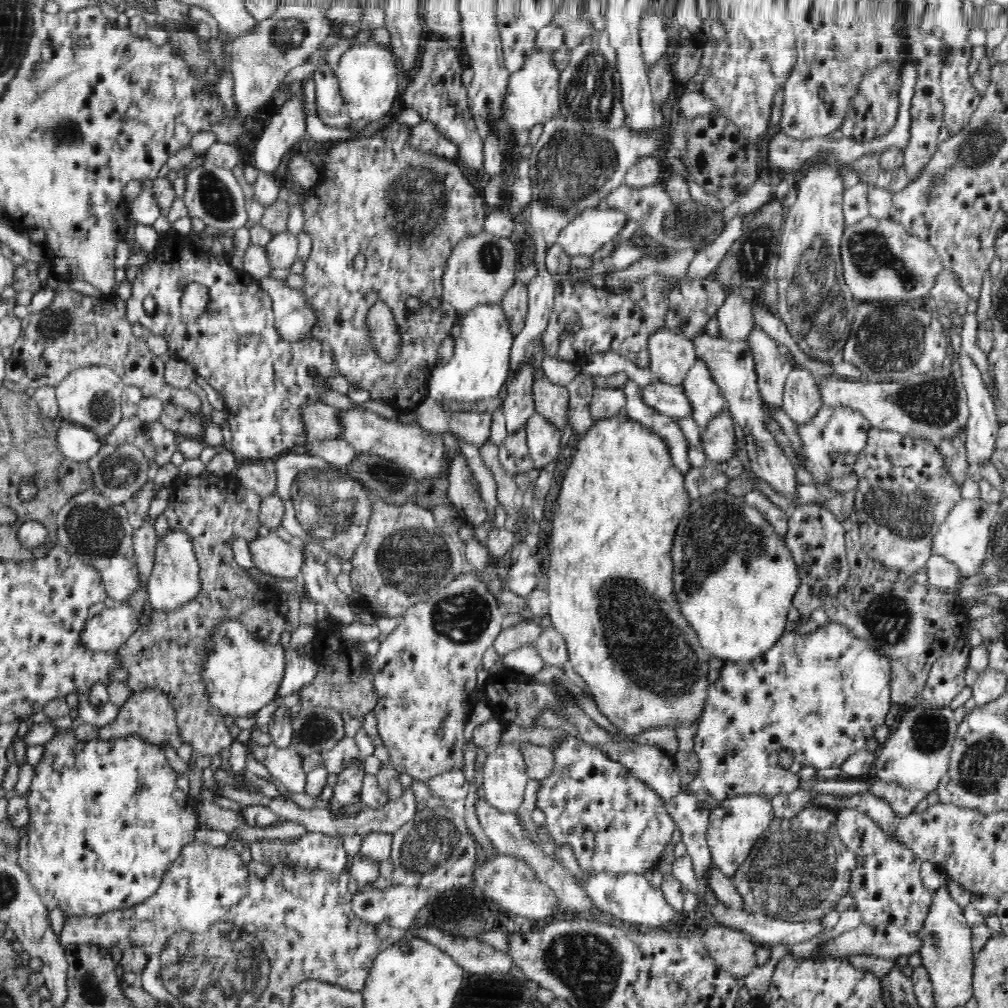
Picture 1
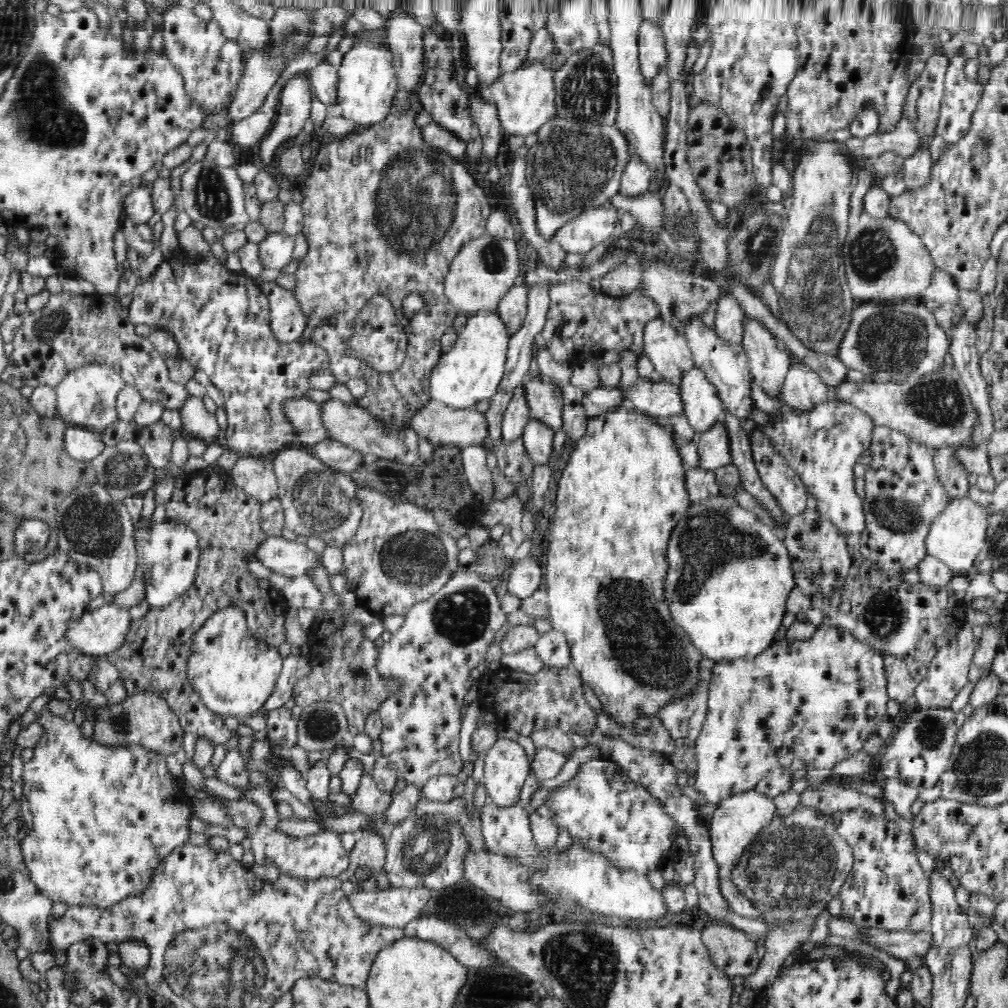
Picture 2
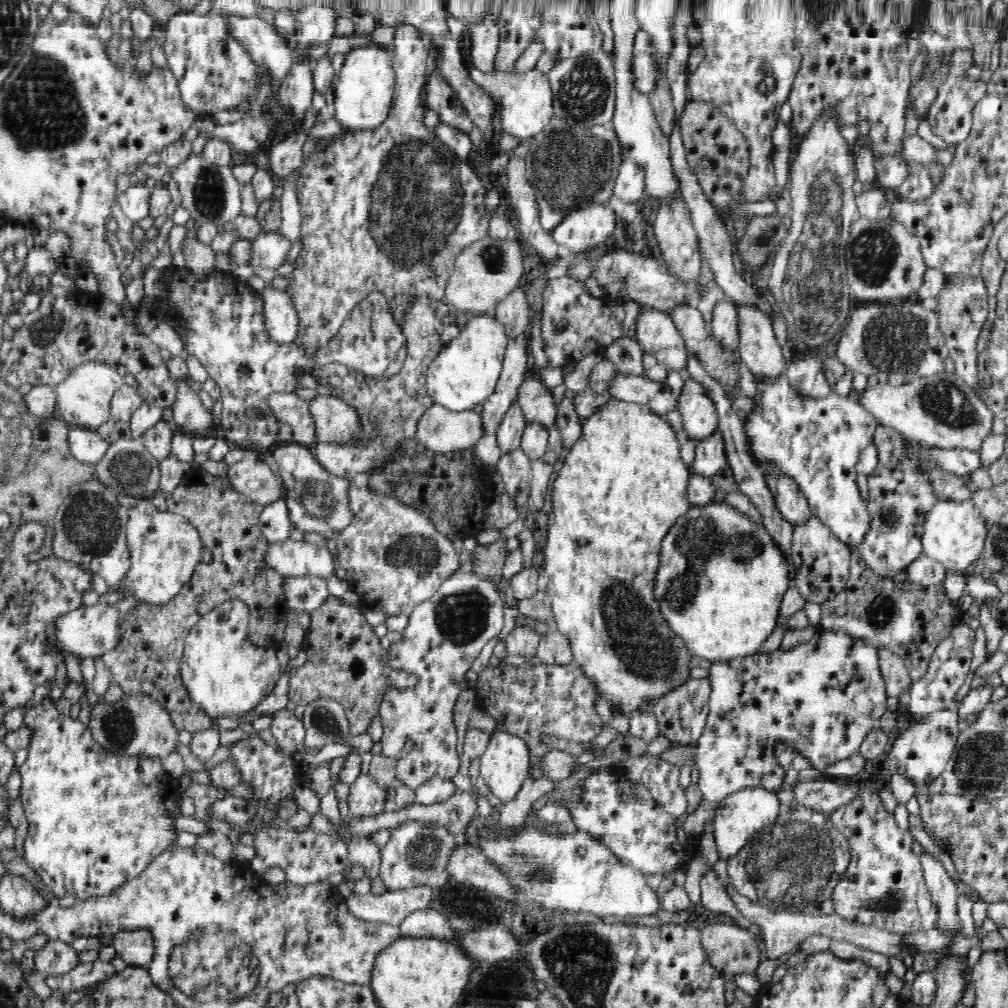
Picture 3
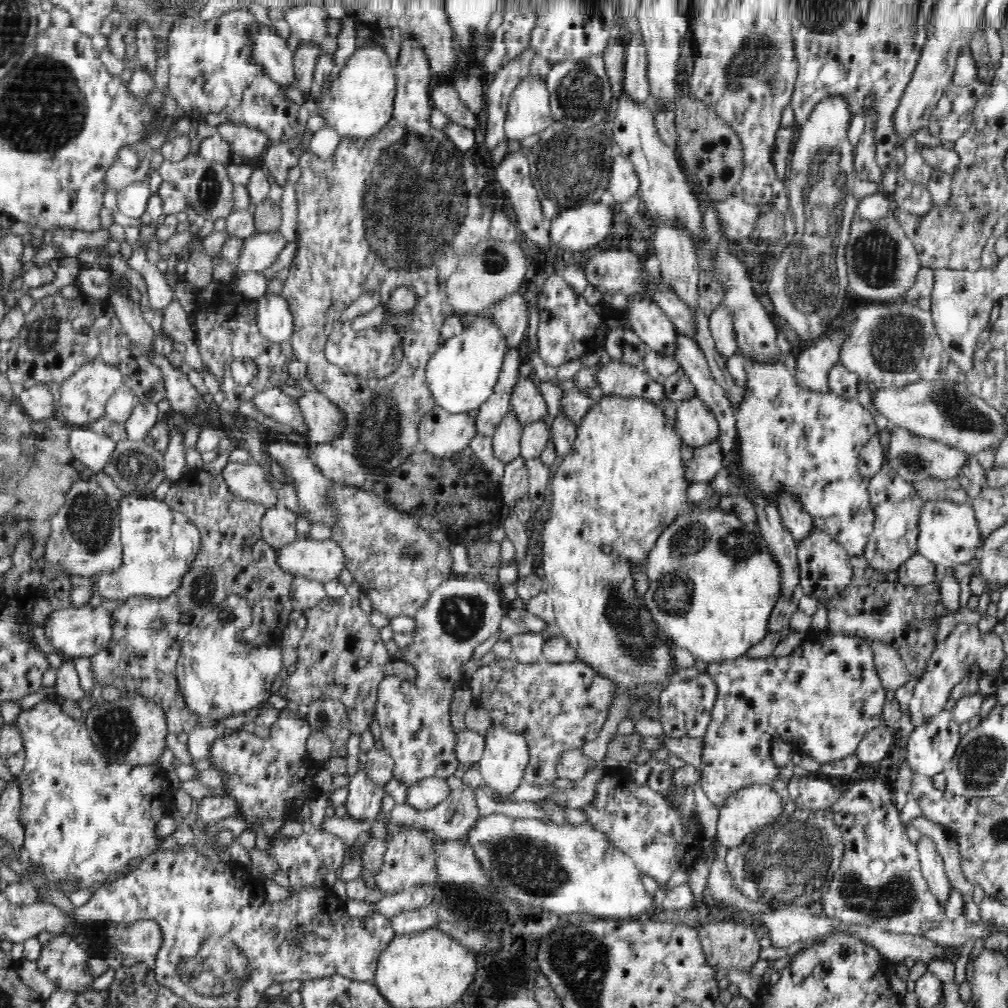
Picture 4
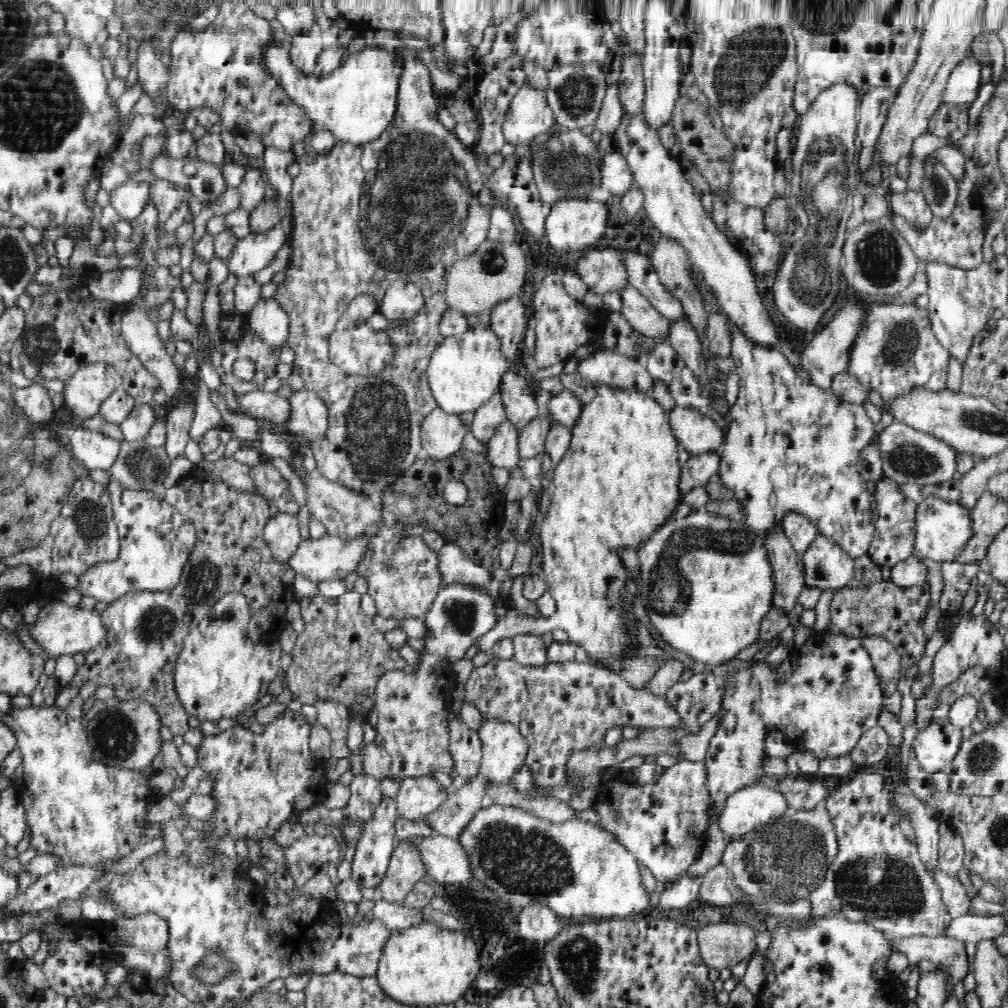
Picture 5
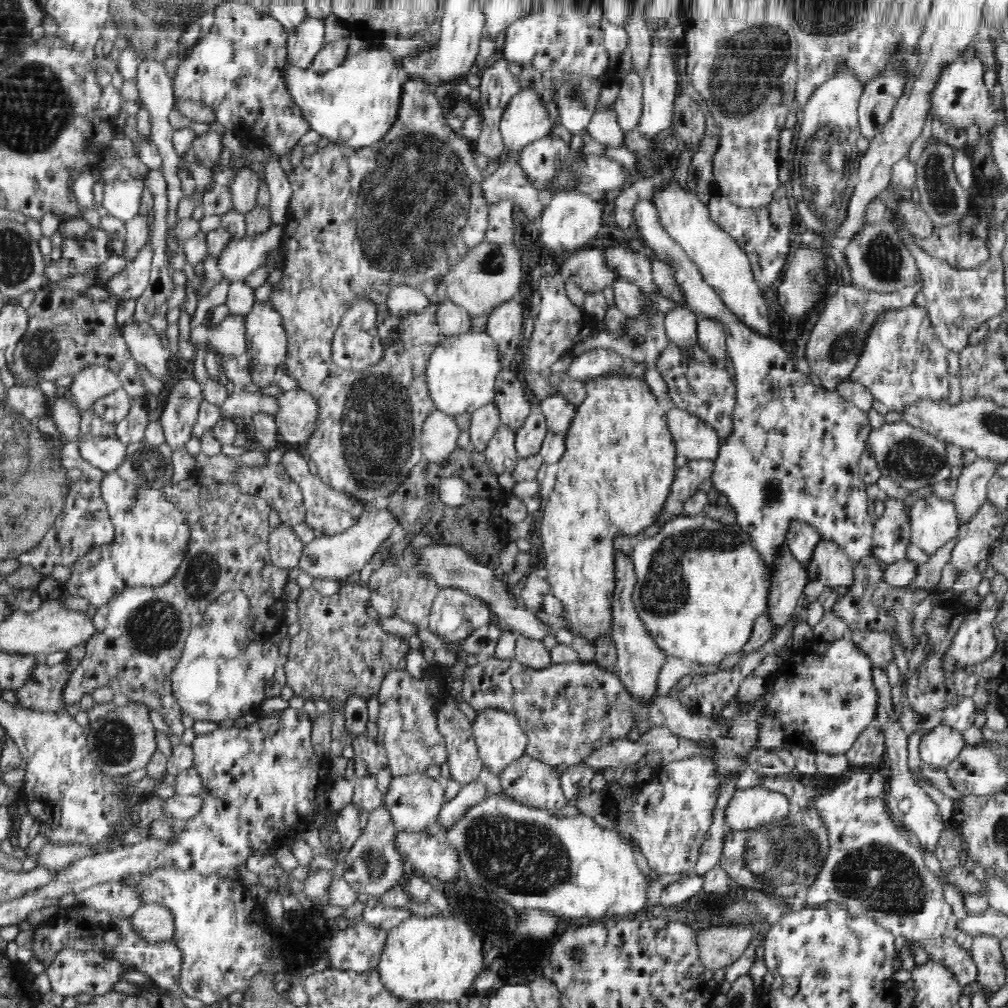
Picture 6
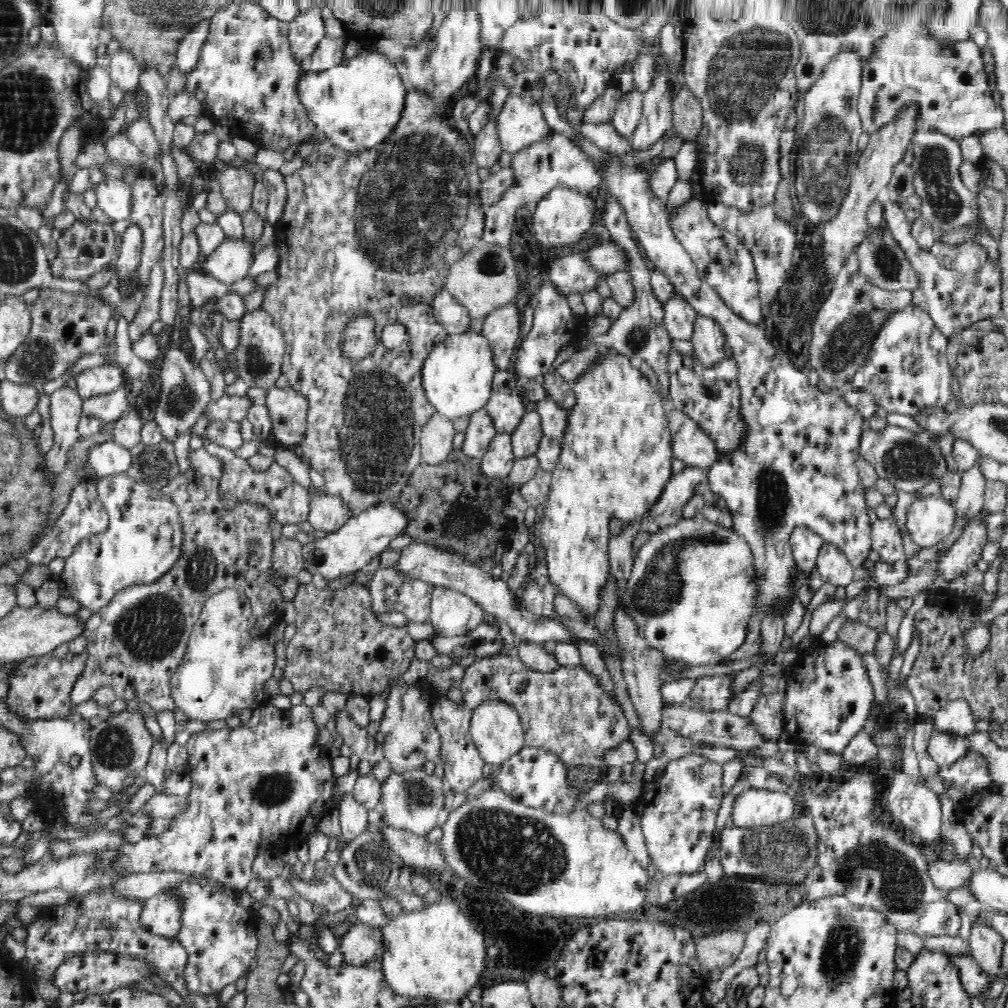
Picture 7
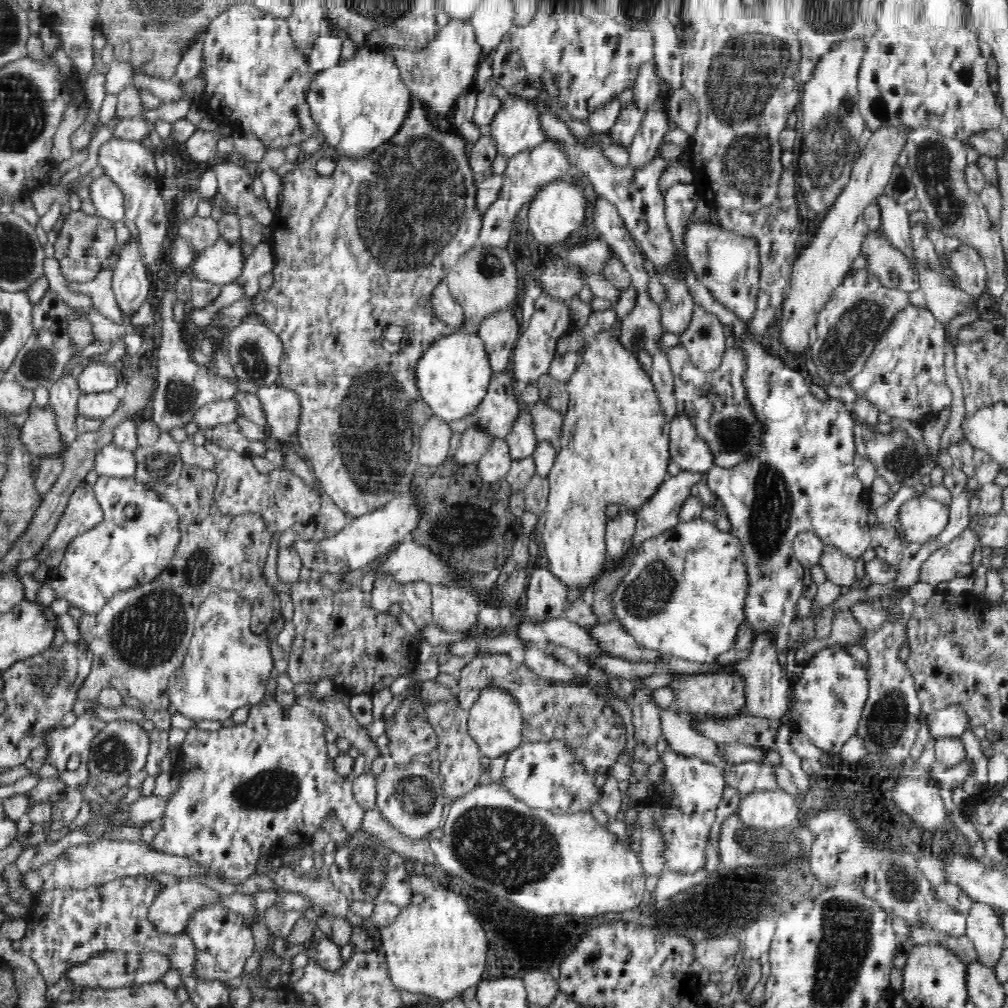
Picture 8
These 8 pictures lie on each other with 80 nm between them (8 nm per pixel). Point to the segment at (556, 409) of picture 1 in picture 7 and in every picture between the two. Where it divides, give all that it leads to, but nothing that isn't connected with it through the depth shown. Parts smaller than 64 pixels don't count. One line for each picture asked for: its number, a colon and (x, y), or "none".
2: (544, 400)
3: (534, 399)
4: (526, 402)
5: (520, 407)
6: (510, 402)
7: (504, 406)

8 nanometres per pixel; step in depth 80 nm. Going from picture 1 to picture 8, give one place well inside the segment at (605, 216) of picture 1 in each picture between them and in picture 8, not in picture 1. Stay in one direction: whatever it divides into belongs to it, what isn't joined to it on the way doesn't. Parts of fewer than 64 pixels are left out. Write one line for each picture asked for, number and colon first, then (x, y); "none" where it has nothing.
2: (594, 226)
3: (585, 227)
4: (580, 226)
5: (573, 222)
6: (570, 219)
7: (563, 214)
8: (557, 208)

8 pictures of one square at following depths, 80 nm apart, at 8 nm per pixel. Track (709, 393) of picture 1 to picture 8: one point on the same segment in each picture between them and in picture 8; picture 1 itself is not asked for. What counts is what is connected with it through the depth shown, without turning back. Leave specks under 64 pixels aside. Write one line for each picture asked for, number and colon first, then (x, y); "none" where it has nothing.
2: (701, 406)
3: (699, 420)
4: (695, 424)
5: (698, 435)
6: (692, 438)
7: (689, 445)
8: (686, 449)

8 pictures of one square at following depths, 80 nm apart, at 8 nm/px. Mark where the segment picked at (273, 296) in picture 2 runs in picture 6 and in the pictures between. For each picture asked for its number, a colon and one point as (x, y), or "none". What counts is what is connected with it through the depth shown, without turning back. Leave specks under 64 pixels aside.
3: (279, 314)
4: (274, 321)
5: (269, 323)
6: (266, 342)

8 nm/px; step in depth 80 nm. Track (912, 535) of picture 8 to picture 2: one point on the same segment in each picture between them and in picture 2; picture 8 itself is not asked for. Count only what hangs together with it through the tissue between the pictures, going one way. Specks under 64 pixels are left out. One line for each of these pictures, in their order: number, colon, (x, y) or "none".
2: (957, 534)
3: (953, 534)
4: (948, 534)
5: (941, 527)
6: (933, 521)
7: (929, 519)

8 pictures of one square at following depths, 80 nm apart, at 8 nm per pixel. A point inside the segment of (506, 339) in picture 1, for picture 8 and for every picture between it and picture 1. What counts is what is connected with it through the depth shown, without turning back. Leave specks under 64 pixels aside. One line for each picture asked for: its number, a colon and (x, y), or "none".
2: (471, 371)
3: (464, 374)
4: (462, 374)
5: (464, 372)
6: (460, 375)
7: (457, 375)
8: (452, 376)

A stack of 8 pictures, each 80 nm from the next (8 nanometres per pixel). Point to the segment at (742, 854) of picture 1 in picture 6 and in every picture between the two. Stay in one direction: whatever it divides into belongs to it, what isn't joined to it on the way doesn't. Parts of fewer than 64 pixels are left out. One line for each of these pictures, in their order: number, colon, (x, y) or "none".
2: (736, 822)
3: (741, 814)
4: (749, 809)
5: (749, 808)
6: (755, 807)

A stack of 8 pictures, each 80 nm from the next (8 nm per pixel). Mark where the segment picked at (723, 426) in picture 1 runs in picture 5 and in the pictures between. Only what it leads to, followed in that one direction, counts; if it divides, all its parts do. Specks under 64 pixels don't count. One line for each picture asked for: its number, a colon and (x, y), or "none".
2: (713, 447)
3: (710, 457)
4: (706, 462)
5: (695, 472)

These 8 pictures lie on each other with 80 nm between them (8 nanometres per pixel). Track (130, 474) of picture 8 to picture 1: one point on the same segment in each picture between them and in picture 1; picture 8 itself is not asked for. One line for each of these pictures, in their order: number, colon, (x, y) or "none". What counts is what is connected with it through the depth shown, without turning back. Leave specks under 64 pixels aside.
1: (77, 443)
2: (82, 444)
3: (86, 445)
4: (94, 450)
5: (95, 450)
6: (107, 453)
7: (109, 458)

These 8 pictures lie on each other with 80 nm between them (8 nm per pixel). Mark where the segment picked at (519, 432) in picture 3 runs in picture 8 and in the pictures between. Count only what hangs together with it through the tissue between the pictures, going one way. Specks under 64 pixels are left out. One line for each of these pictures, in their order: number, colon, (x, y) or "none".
4: (505, 441)
5: (502, 449)
6: (501, 456)
7: (497, 463)
8: (493, 467)

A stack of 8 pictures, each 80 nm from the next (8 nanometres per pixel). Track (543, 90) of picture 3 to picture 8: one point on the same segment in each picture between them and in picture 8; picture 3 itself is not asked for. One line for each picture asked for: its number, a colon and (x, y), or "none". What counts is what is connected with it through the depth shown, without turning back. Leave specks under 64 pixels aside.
4: (528, 112)
5: (528, 116)
6: (524, 121)
7: (518, 124)
8: (515, 128)

